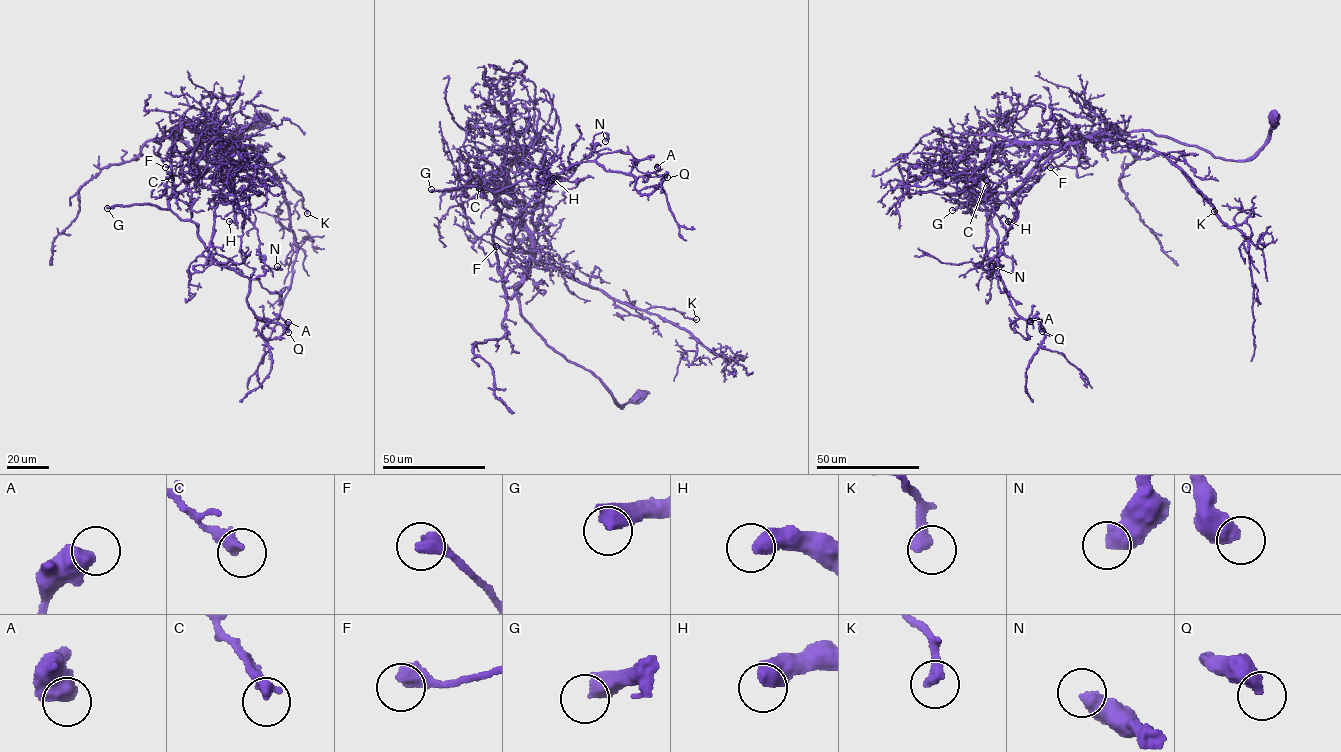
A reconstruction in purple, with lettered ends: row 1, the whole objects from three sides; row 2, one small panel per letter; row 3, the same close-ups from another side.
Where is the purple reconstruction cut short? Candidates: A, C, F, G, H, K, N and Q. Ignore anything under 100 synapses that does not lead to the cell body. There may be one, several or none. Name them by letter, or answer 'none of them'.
G

